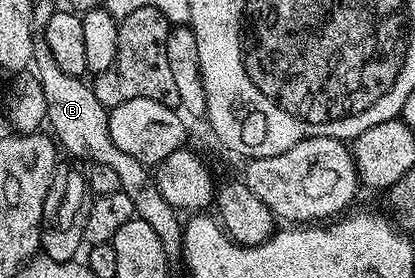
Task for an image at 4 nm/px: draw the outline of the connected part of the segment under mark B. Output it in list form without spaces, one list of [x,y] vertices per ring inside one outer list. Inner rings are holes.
[[[37,38],[34,42],[34,54],[32,55],[34,65],[34,75],[40,81],[42,91],[46,96],[46,116],[47,127],[54,137],[57,145],[64,148],[72,156],[77,156],[80,162],[90,164],[101,164],[110,166],[118,174],[120,191],[125,192],[134,202],[134,210],[139,219],[150,222],[150,226],[158,234],[158,239],[162,241],[162,250],[169,258],[176,258],[181,255],[184,247],[184,229],[181,217],[177,209],[162,198],[156,189],[156,181],[153,173],[149,171],[145,164],[130,158],[130,154],[122,154],[118,146],[110,138],[110,128],[108,126],[109,109],[105,108],[102,102],[92,93],[91,87],[79,76],[66,74],[59,69],[58,62],[54,62],[54,54],[50,54],[50,46],[42,38]]]

